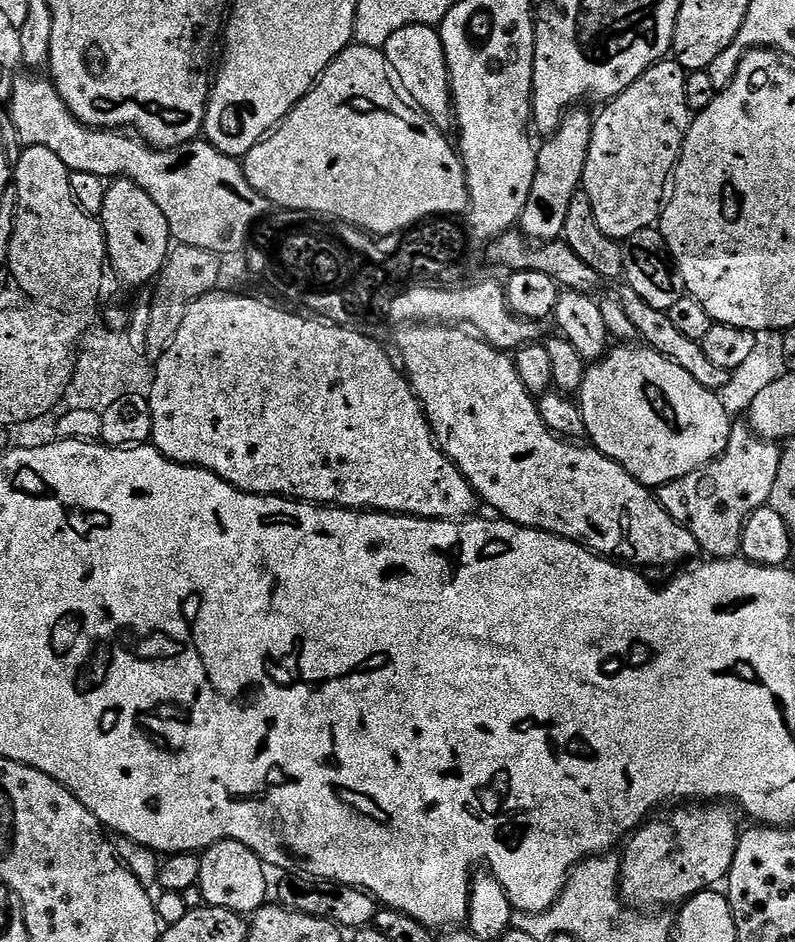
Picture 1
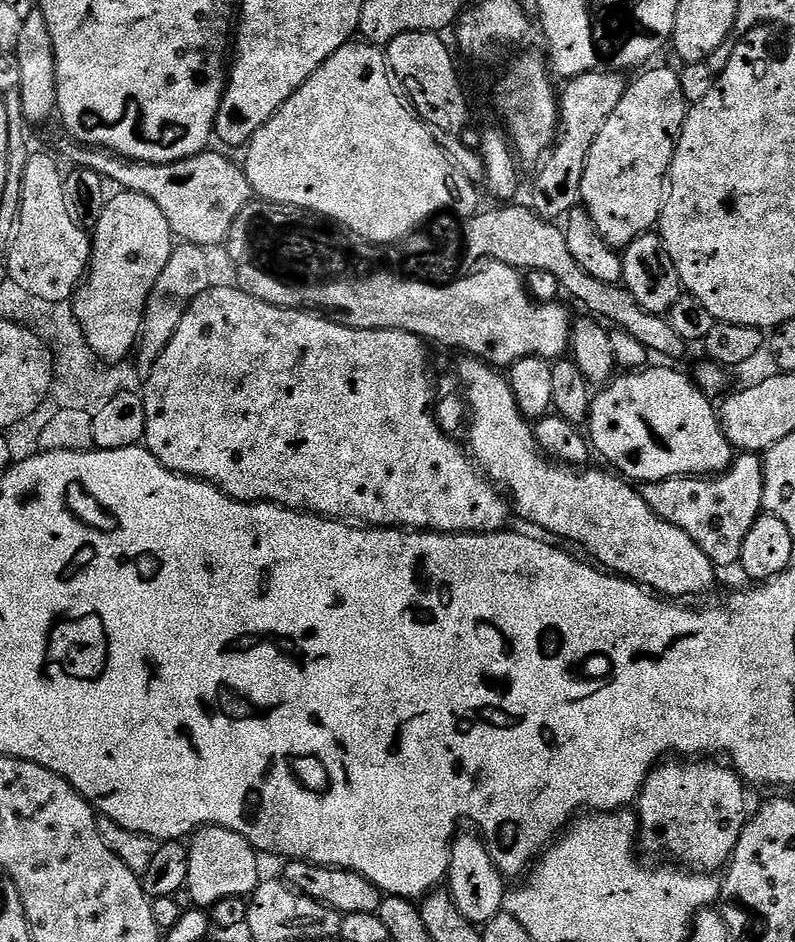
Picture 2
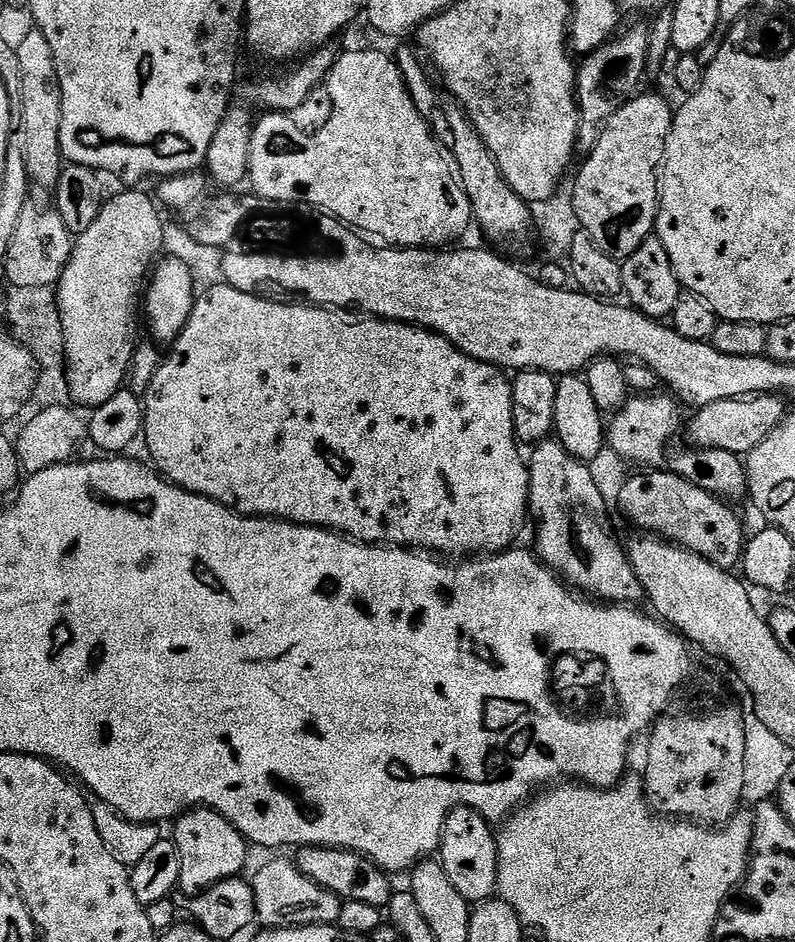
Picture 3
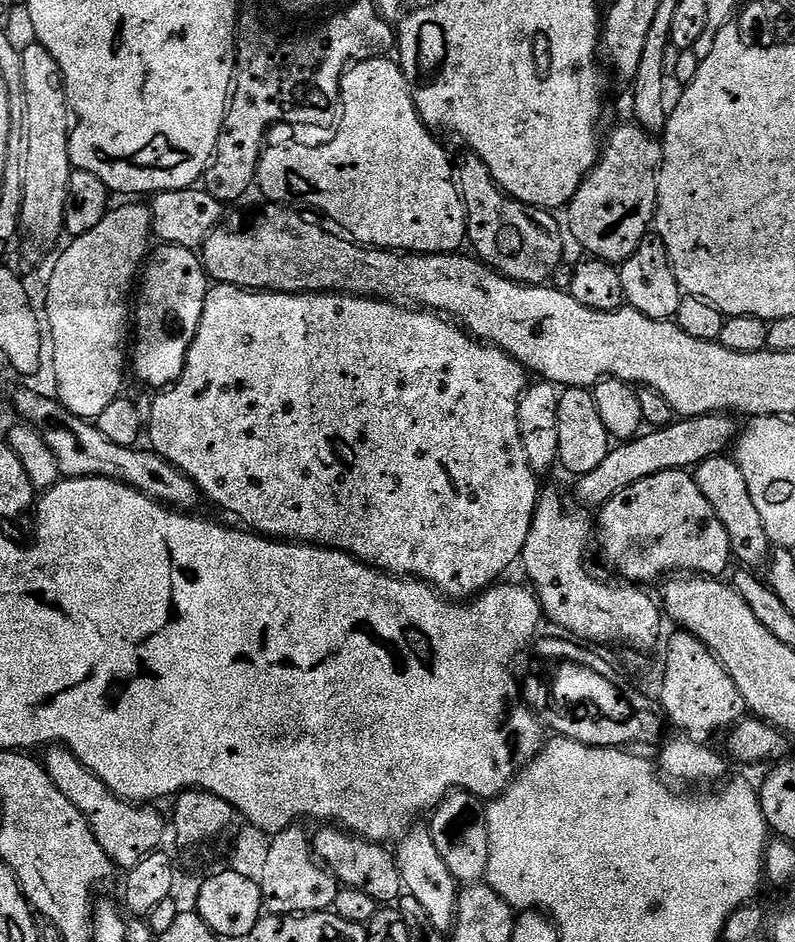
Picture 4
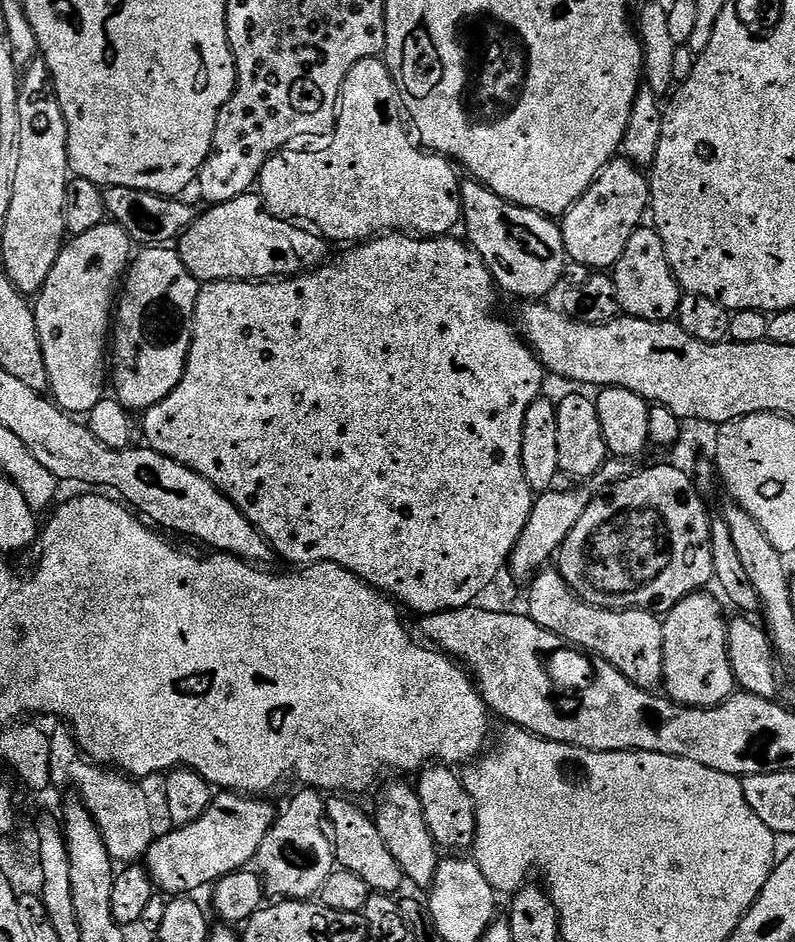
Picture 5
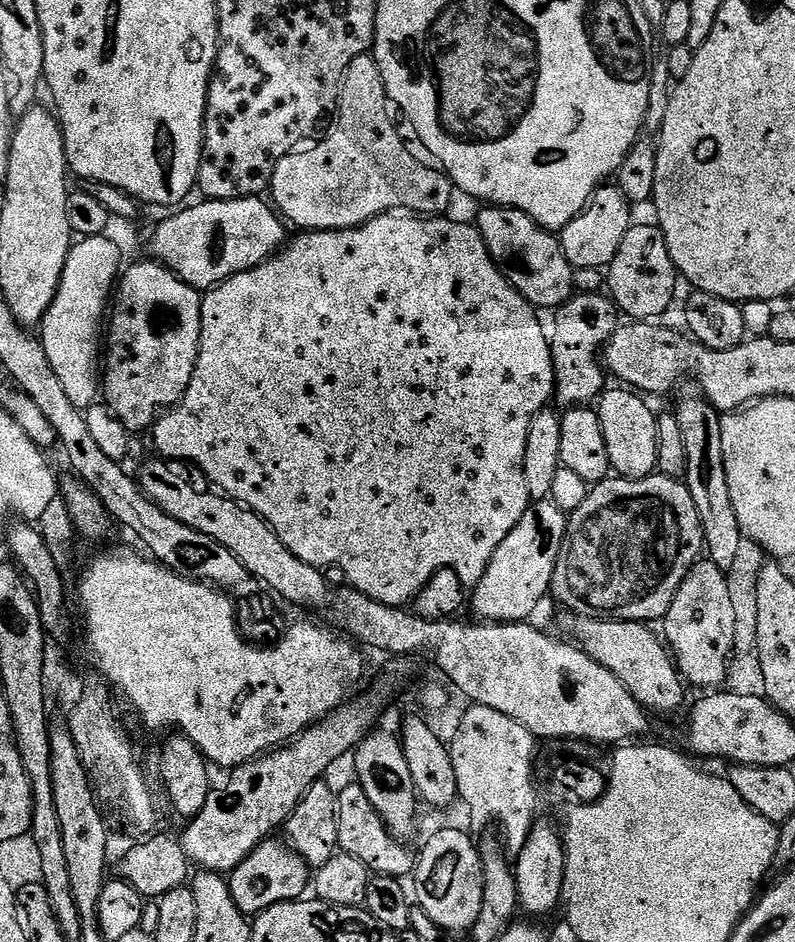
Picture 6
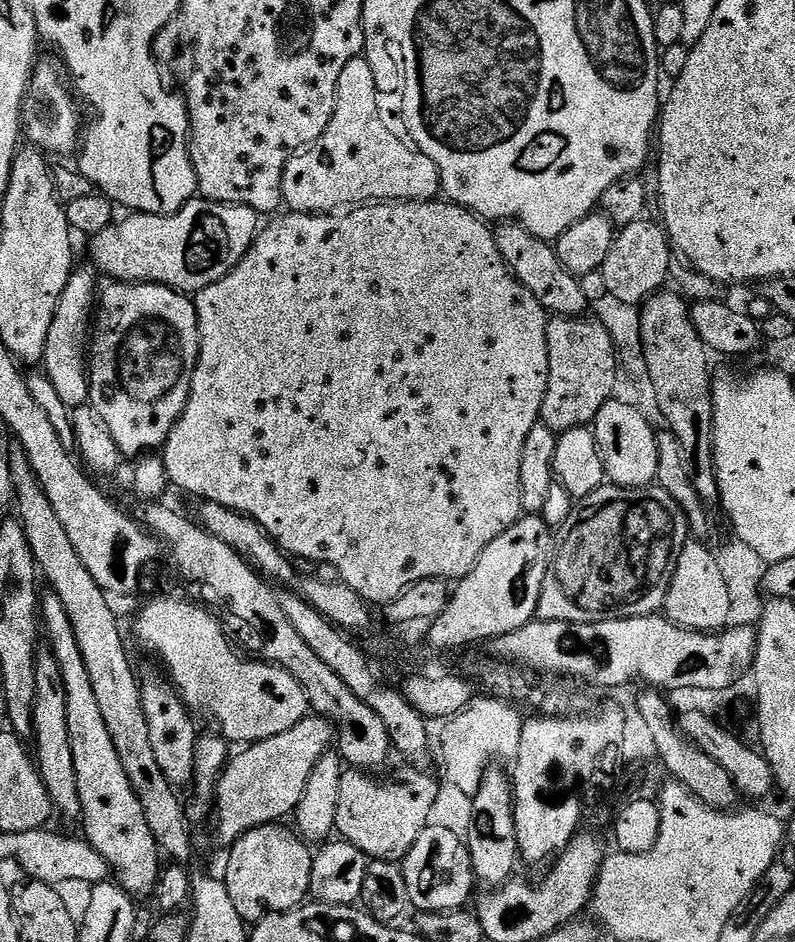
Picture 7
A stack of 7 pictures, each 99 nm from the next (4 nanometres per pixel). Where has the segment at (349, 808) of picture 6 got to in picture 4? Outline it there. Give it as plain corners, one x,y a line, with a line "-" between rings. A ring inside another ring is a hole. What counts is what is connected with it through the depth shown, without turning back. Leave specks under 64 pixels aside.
320,826
310,836
313,857
321,865
326,866
327,871
343,887
362,890
362,894
370,894
370,898
376,900
377,905
388,906
399,901
402,895
402,885
395,855
388,852
383,843
363,840
360,836
354,836
344,831
339,826

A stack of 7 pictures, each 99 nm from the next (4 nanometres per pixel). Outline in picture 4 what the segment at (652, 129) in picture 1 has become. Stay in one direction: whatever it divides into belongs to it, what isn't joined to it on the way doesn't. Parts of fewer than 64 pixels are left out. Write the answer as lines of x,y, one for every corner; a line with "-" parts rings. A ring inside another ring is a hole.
629,122
613,130
596,165
566,208
569,228
589,257
619,266
638,250
656,218
656,177
661,159
661,141
643,132
635,123

